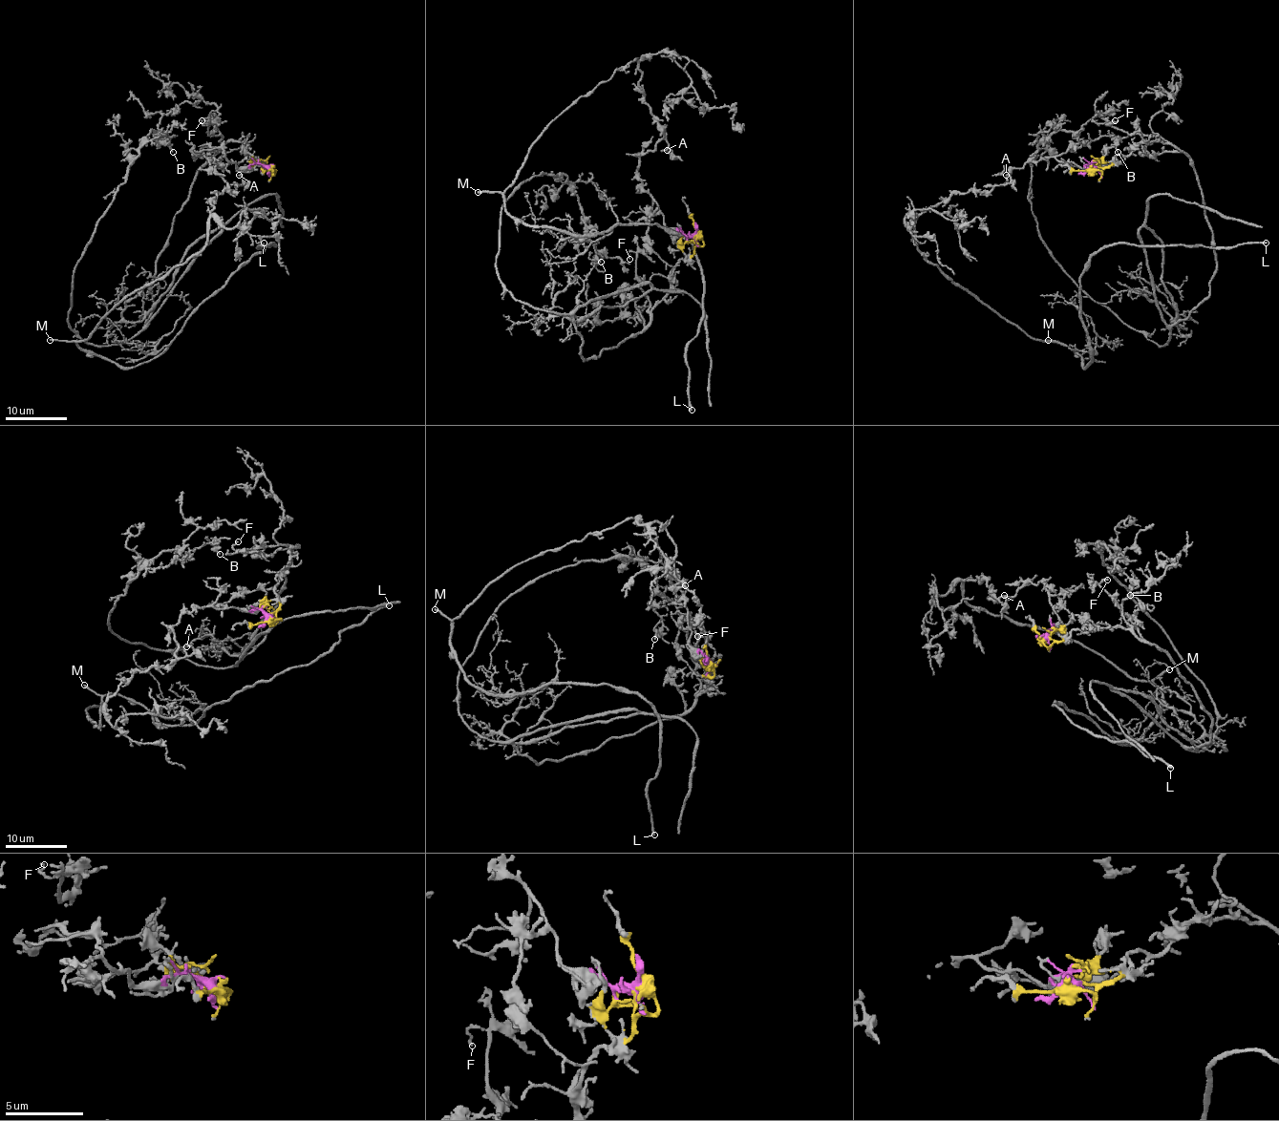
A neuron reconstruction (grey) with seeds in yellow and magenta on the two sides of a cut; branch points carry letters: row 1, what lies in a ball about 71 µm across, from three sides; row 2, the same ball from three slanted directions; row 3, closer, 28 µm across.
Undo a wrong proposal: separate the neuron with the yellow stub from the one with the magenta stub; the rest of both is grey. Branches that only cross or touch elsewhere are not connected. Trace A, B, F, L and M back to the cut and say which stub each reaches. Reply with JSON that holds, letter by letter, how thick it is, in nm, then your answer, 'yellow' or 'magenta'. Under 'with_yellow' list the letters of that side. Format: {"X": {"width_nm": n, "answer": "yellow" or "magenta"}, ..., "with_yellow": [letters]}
{"A": {"width_nm": 200, "answer": "magenta"}, "B": {"width_nm": 200, "answer": "yellow"}, "F": {"width_nm": 150, "answer": "yellow"}, "L": {"width_nm": 280, "answer": "magenta"}, "M": {"width_nm": 200, "answer": "magenta"}, "with_yellow": ["B", "F"]}

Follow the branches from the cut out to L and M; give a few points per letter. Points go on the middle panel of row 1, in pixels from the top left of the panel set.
L: (696, 236), (643, 188), (663, 136), (635, 59), (503, 194), (525, 223), (692, 244), (692, 411)
M: (696, 236), (666, 224), (643, 188), (639, 157), (663, 136), (635, 59), (558, 116), (501, 192), (478, 192)

